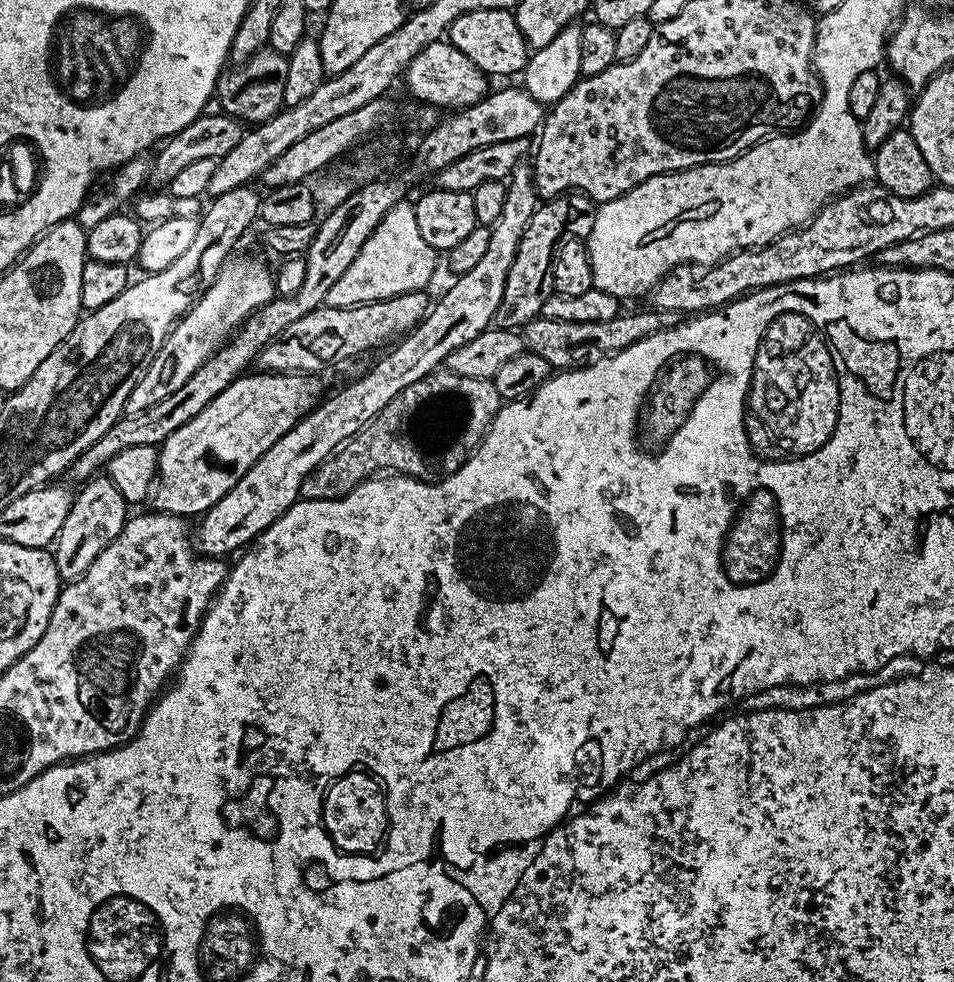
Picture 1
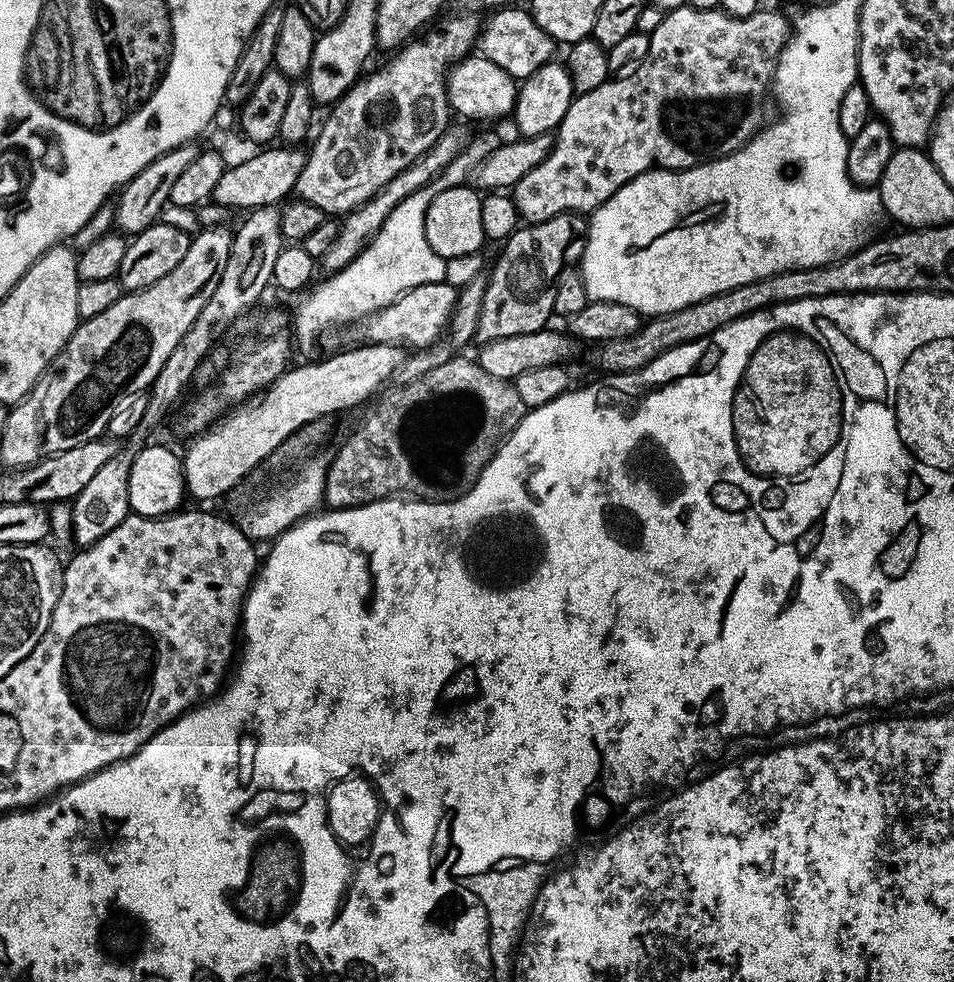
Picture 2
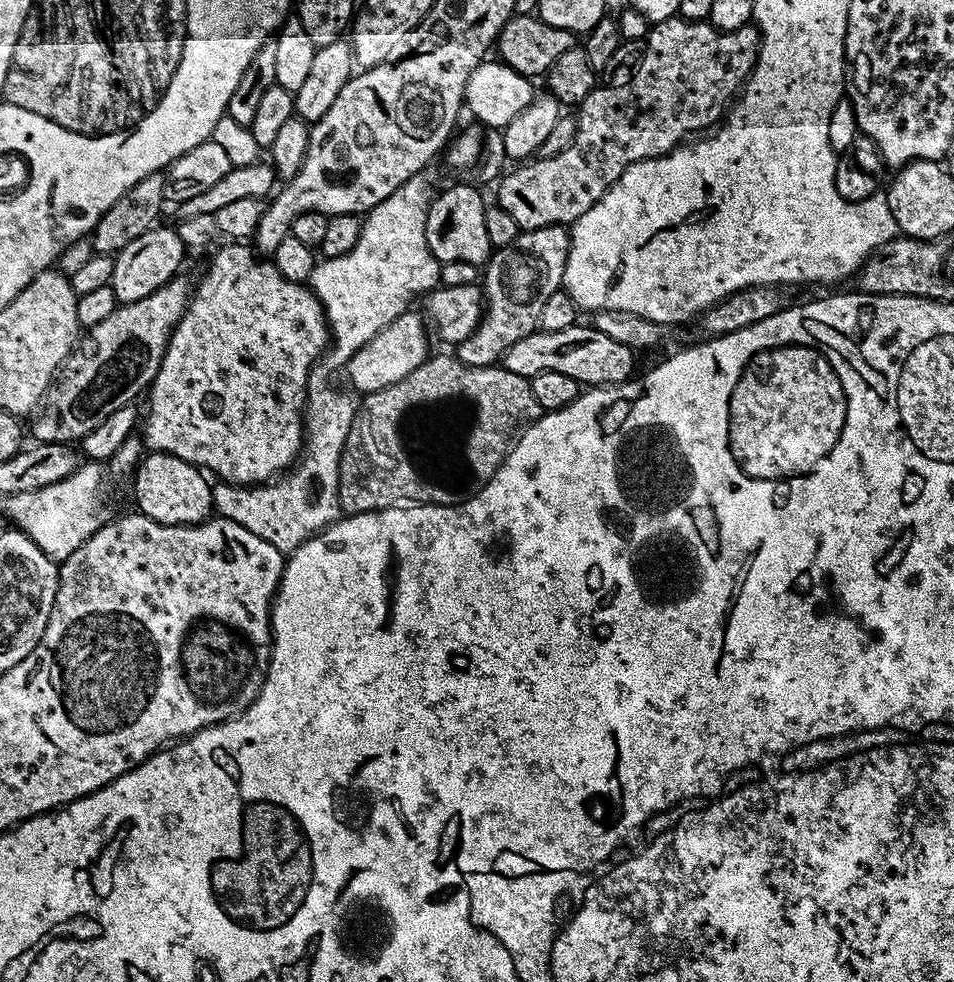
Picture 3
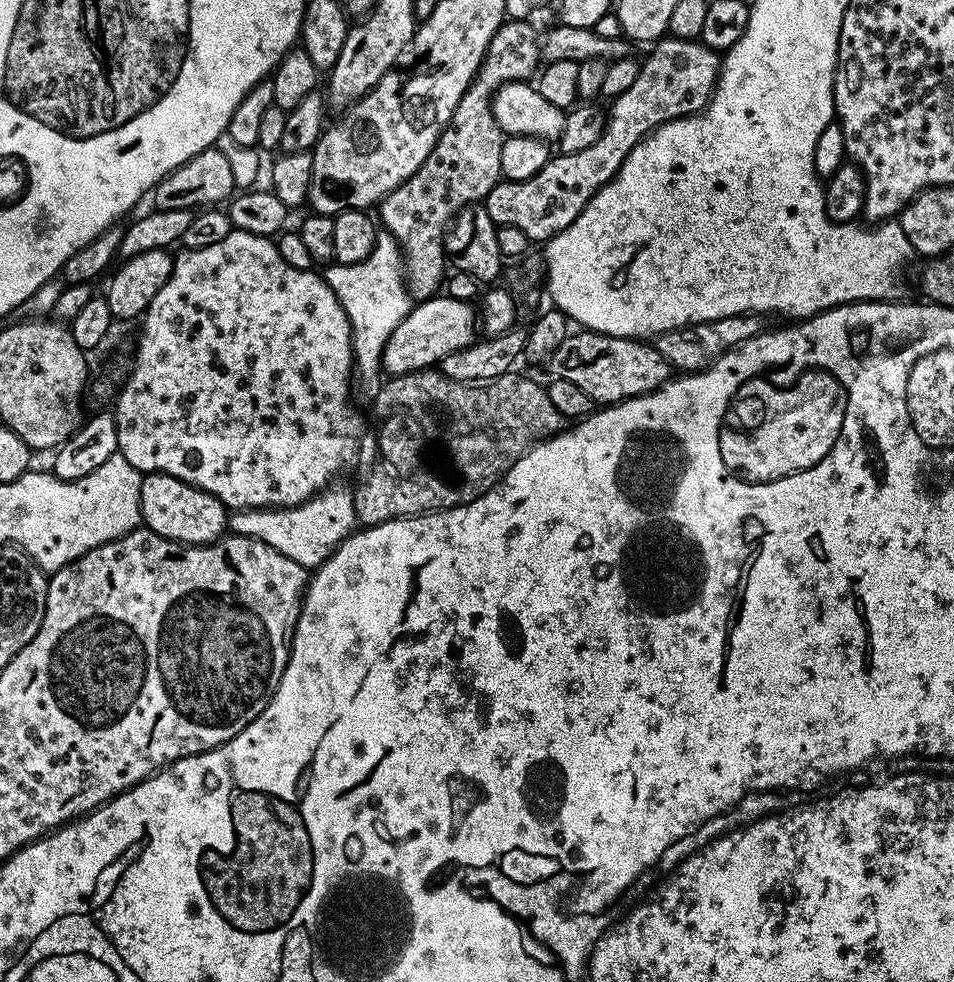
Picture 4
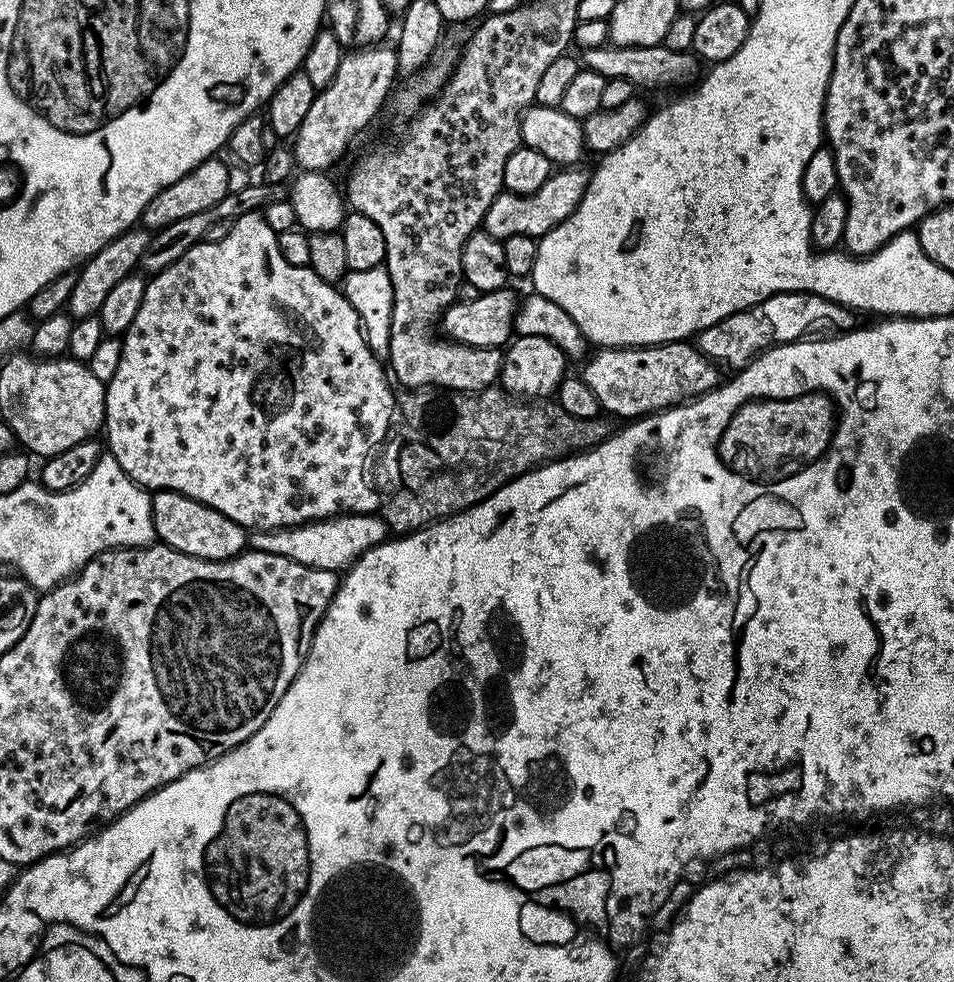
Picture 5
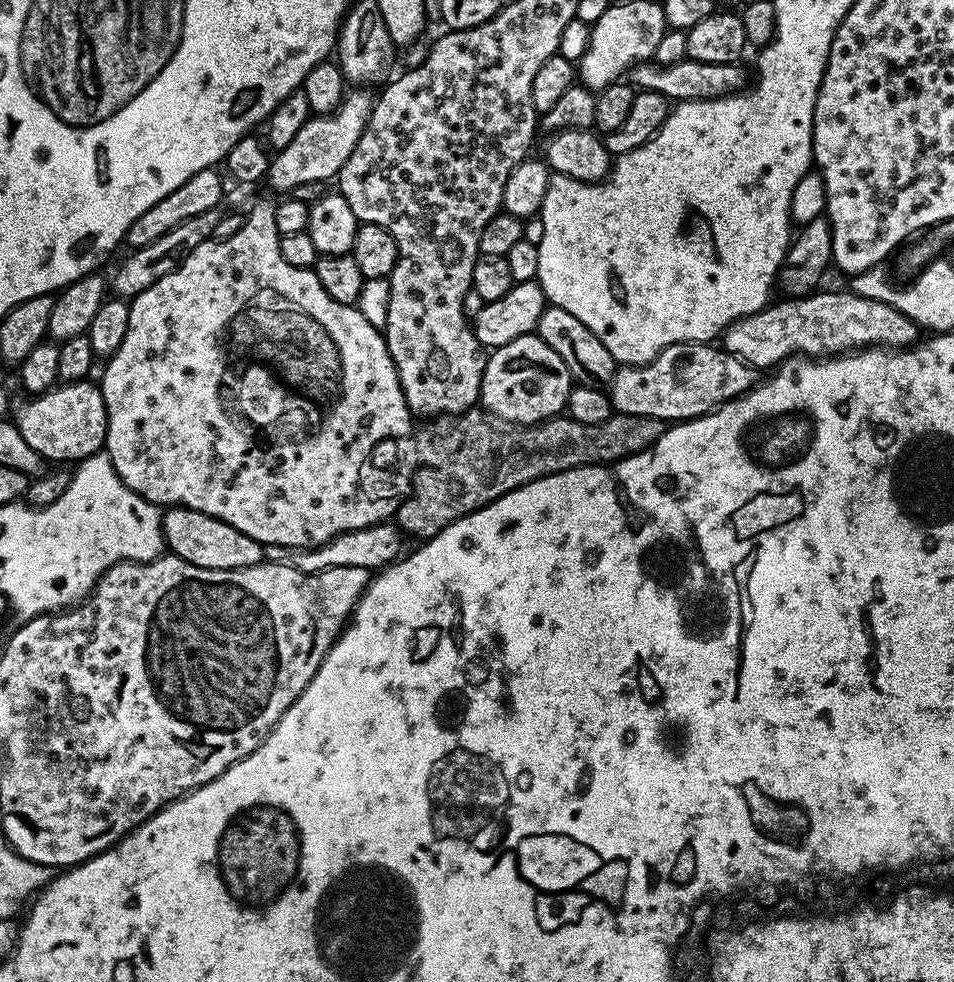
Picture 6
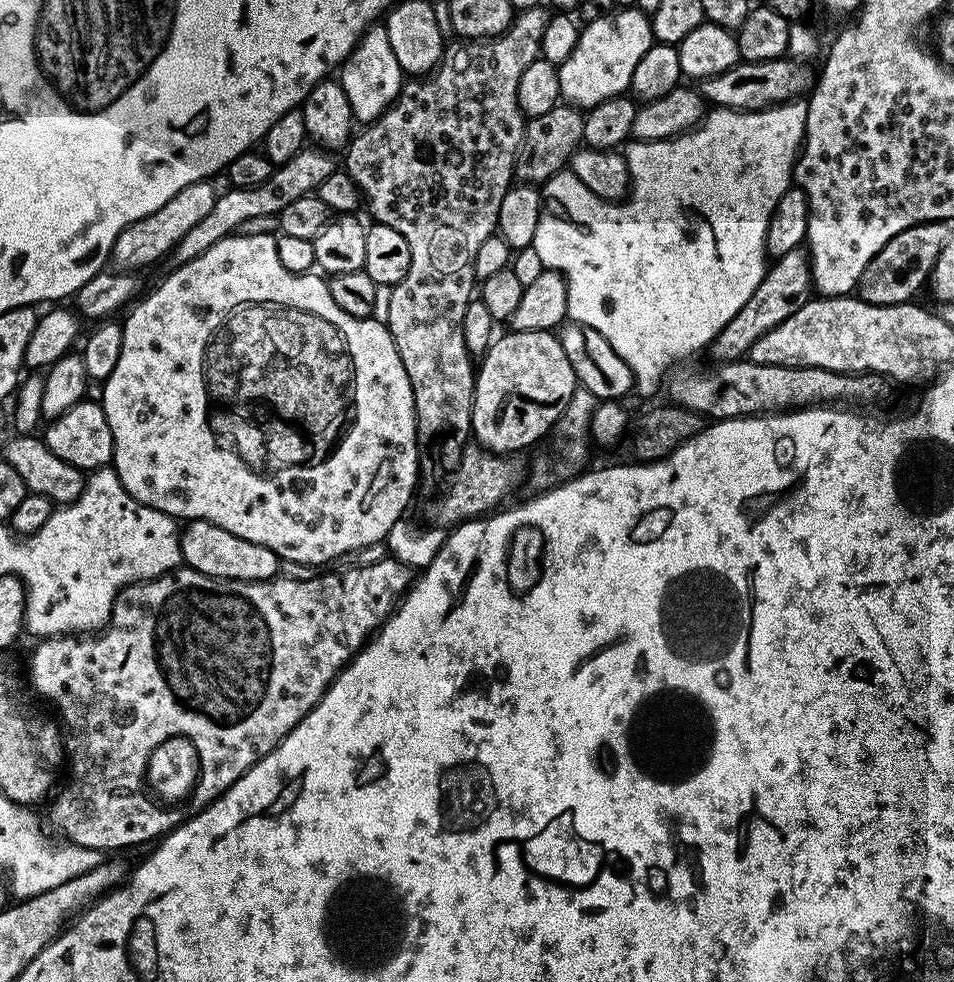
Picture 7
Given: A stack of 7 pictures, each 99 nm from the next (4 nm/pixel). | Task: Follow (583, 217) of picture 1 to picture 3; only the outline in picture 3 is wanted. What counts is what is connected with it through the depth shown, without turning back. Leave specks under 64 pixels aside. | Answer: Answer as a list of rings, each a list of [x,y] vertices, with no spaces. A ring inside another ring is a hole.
[[[555,224],[529,232],[521,231],[509,248],[493,251],[486,265],[488,277],[482,280],[482,295],[486,301],[484,317],[470,338],[455,345],[456,359],[474,368],[499,365],[516,342],[522,342],[522,338],[540,328],[546,298],[561,291],[564,282],[569,239],[569,229]]]

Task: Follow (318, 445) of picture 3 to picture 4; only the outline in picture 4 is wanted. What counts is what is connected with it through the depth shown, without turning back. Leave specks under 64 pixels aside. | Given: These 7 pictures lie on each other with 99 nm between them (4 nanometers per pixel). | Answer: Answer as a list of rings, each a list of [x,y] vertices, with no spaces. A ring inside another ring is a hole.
[[[387,234],[377,235],[376,245],[362,262],[357,264],[333,263],[327,269],[326,279],[330,290],[338,298],[342,310],[352,327],[352,358],[358,392],[368,398],[375,397],[382,383],[384,347],[394,334],[398,322],[414,307],[404,283],[404,265],[396,239]],[[329,486],[293,508],[233,511],[228,517],[227,531],[234,536],[254,538],[278,550],[278,554],[286,554],[286,558],[298,562],[298,566],[315,570],[325,564],[342,541],[358,528],[352,492],[336,487]]]

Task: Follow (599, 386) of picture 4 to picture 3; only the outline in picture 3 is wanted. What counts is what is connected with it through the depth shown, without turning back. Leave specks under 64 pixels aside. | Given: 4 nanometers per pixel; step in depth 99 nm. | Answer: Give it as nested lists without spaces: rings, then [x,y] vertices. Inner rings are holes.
[[[577,322],[571,328],[557,332],[531,332],[529,336],[522,338],[522,342],[516,342],[505,354],[503,368],[529,378],[546,370],[558,370],[558,374],[567,374],[582,386],[615,386],[633,379],[637,371],[637,357],[632,348],[622,346],[622,342],[614,342],[614,338],[602,334],[602,330],[595,326],[583,328],[582,324]]]

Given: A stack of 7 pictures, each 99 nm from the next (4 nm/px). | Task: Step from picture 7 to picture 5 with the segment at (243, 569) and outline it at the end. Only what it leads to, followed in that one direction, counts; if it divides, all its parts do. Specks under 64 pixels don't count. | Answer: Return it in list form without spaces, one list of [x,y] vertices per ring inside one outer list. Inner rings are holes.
[[[156,492],[152,496],[152,517],[159,543],[168,544],[182,554],[203,560],[229,560],[239,556],[250,544],[249,533],[226,514],[177,492]]]

